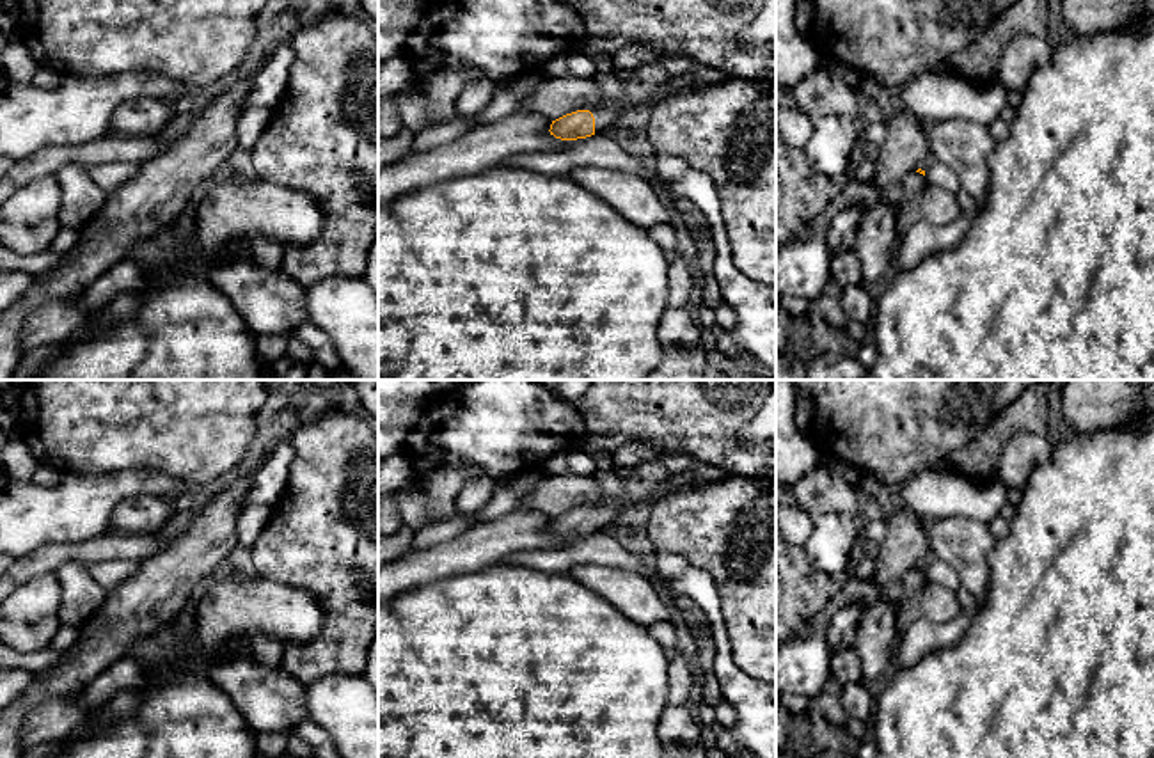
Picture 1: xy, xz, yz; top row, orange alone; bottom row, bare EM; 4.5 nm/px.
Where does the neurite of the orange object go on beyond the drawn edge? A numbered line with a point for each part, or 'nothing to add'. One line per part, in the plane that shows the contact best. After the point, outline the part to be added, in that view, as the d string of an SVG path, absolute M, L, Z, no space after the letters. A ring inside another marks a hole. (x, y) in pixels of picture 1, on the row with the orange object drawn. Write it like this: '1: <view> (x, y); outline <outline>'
1: xz (609, 112); outline M680 82L662 87L641 85L634 87L627 98L604 99L600 107L589 110L595 117L595 133L611 130L625 117L625 112L630 108L650 108L653 103L671 96L678 87L682 87Z

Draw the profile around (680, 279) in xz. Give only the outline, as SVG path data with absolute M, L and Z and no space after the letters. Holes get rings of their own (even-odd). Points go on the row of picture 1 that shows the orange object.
M678 259L669 266L668 286L669 286L668 296L669 309L694 311L691 300L691 293L694 289L694 272L684 261Z

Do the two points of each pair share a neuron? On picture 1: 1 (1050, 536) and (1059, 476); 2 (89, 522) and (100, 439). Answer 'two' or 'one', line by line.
1: one
2: two

